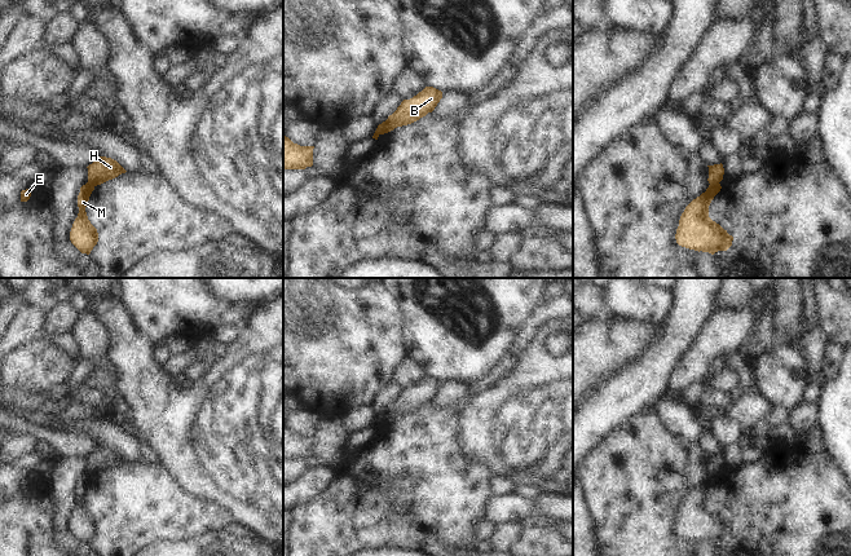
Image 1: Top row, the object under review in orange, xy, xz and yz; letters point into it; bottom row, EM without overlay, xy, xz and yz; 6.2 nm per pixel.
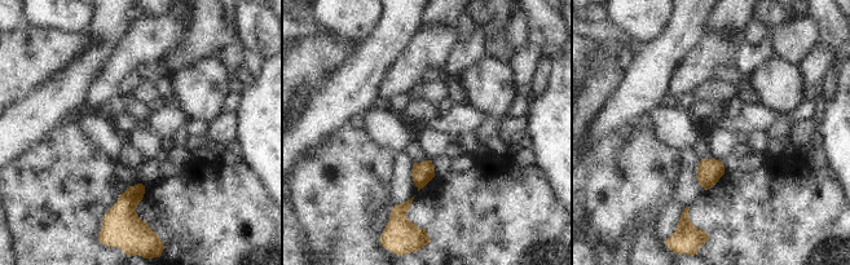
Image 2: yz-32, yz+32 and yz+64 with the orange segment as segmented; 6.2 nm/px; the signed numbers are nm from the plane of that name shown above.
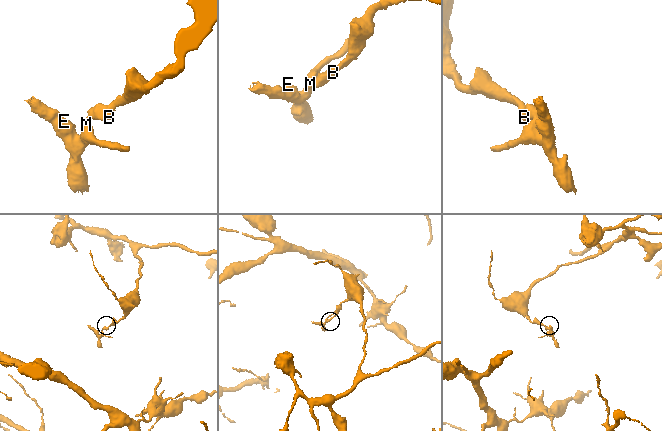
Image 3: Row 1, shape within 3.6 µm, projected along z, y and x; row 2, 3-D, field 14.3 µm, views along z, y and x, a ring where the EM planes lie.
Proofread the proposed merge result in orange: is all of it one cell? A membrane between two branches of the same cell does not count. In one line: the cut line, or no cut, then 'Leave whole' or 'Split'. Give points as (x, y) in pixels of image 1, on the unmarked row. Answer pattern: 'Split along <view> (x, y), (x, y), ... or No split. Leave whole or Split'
Split along yz (718, 471), (710, 475). Split.

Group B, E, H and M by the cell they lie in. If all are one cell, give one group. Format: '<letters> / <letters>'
B H / E M

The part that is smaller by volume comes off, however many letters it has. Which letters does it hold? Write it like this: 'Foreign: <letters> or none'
Foreign: E, M.

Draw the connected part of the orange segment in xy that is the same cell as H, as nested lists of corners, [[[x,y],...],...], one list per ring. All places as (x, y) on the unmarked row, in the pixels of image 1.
[[[106,446],[97,447],[87,458],[88,472],[93,476],[101,475],[127,462],[116,450]]]

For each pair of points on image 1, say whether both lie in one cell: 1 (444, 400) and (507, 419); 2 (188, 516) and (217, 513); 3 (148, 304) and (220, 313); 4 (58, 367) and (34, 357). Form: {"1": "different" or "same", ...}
{"1": "different", "2": "same", "3": "same", "4": "same"}

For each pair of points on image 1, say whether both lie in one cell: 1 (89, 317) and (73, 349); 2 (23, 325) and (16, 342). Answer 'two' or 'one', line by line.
1: two
2: one

